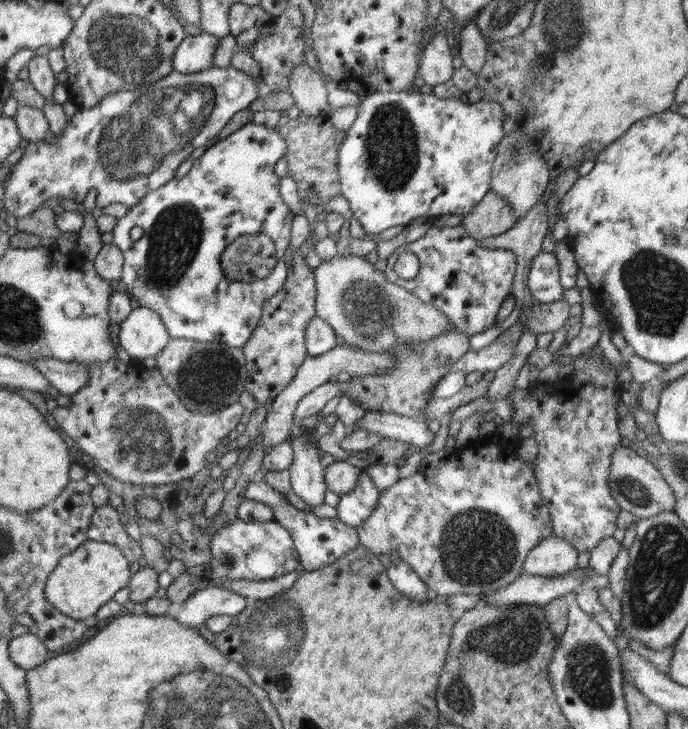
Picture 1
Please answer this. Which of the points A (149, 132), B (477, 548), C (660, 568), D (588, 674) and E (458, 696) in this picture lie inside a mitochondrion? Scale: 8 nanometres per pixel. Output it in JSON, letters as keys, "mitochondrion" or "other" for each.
{"A":"mitochondrion","B":"mitochondrion","C":"mitochondrion","D":"mitochondrion","E":"mitochondrion"}

